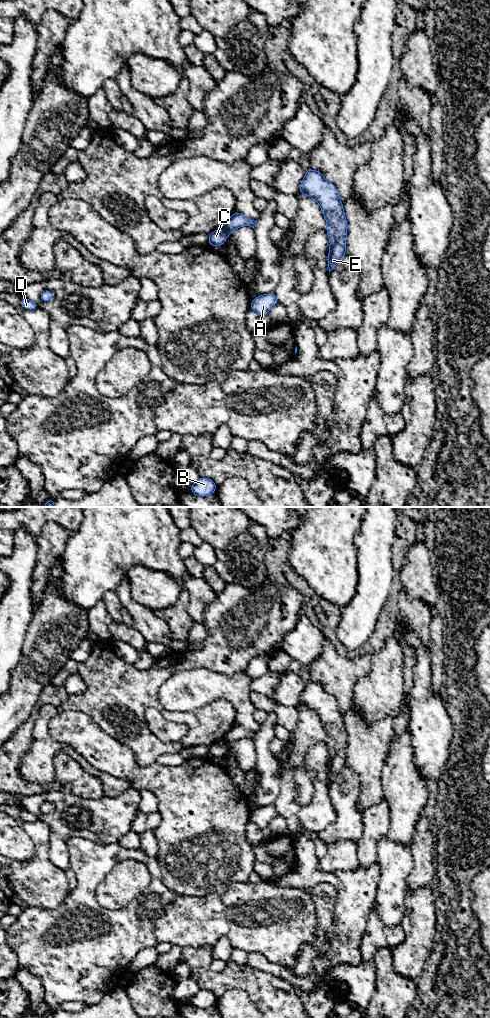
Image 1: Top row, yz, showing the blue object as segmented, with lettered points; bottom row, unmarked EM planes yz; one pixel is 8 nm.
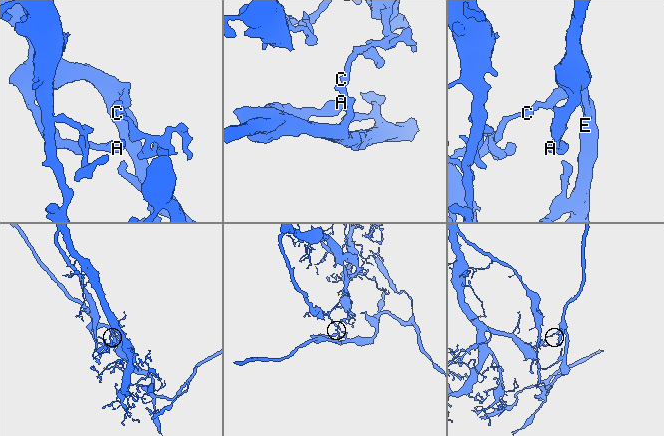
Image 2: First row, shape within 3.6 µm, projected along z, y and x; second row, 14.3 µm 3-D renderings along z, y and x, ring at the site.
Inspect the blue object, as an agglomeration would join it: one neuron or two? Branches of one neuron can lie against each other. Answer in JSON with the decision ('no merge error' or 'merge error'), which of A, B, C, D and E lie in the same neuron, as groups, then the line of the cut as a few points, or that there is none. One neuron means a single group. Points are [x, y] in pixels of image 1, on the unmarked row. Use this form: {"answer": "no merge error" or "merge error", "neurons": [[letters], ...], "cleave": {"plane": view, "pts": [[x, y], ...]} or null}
{"answer": "merge error", "neurons": [["A", "B", "E"], ["C", "D"]], "cleave": {"plane": "yz", "pts": [[225, 737], [230, 744]]}}

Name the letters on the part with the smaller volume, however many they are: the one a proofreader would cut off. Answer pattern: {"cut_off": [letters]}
{"cut_off": ["A", "B", "E"]}

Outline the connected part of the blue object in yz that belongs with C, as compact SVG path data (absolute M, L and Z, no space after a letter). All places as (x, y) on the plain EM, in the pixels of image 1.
M223 738L222 740L213 743L208 747L209 759L210 758L224 758L225 752L230 748L230 743Z

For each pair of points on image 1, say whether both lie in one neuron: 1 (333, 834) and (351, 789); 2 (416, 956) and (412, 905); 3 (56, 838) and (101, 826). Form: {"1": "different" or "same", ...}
{"1": "same", "2": "same", "3": "same"}

